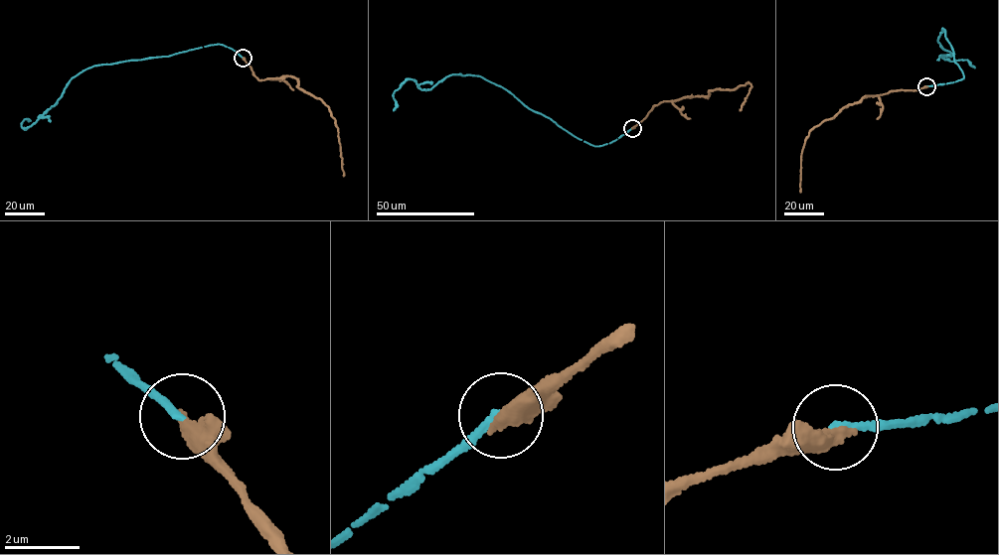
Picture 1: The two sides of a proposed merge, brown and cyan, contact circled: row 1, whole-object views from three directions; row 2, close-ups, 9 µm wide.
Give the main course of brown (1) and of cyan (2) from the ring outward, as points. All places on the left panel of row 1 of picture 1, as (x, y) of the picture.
1: (243, 58), (260, 79), (295, 77), (297, 86), (327, 105), (338, 130), (343, 176)
2: (243, 58), (224, 45), (212, 45), (94, 65), (71, 79), (56, 104), (24, 129), (21, 124), (29, 121)

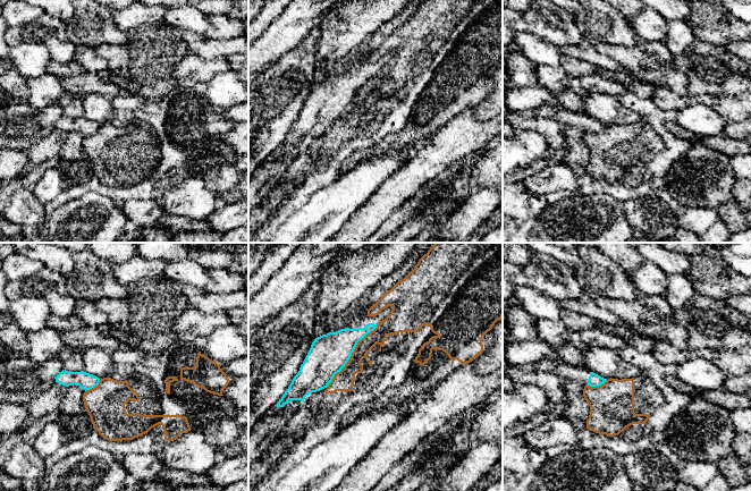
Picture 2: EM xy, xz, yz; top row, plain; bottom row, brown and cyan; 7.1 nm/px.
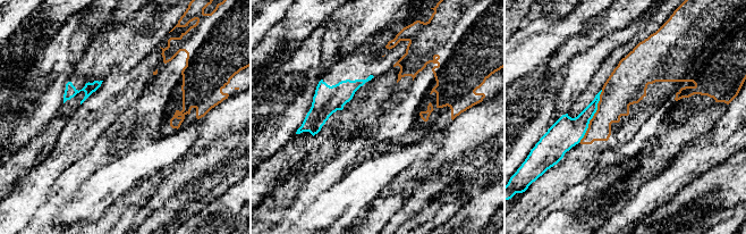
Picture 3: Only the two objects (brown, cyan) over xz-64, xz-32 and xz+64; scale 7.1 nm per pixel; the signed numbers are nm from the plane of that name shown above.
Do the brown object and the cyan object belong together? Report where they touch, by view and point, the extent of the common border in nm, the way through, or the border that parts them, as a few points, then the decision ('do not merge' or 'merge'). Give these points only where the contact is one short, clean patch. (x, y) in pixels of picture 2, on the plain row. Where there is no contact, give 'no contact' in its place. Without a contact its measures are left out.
contact xz (352, 101); length 600 nm; do not merge

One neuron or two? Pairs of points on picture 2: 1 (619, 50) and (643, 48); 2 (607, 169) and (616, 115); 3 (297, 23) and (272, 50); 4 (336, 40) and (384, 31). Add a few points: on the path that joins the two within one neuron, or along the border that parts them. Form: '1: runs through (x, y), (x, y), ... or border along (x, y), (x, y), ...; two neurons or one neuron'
1: runs through (625, 52), (638, 52); one neuron
2: border along (625, 124), (607, 126); two neurons
3: runs through (290, 30), (277, 43); one neuron
4: border along (394, 15), (354, 50); two neurons

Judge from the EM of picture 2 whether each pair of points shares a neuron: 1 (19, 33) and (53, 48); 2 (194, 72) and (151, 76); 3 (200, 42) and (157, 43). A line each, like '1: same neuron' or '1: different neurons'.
1: same neuron
2: different neurons
3: different neurons

